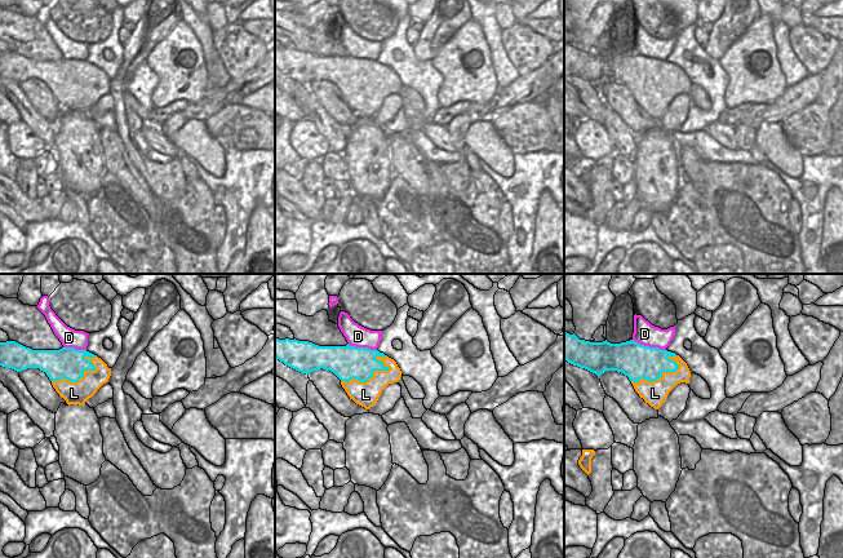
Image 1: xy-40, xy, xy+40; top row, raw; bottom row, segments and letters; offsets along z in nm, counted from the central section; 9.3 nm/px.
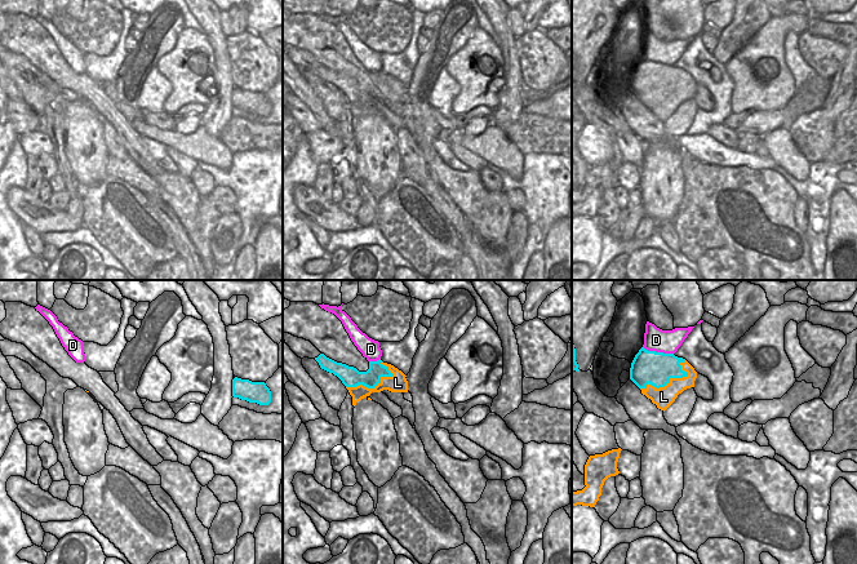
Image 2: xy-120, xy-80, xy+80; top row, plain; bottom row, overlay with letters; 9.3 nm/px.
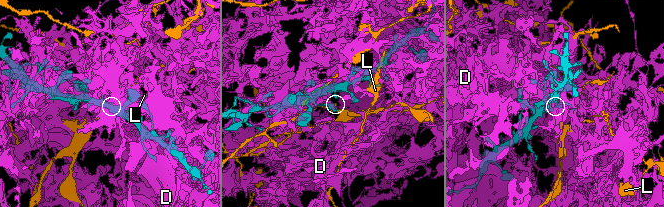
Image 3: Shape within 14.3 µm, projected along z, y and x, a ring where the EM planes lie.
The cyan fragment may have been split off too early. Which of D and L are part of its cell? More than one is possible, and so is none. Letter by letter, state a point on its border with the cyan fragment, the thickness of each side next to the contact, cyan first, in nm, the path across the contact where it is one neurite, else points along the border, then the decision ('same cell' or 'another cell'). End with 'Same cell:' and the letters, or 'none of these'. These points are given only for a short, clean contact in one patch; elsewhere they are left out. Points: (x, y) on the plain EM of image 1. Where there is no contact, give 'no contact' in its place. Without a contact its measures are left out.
D: contact xy+40 (648, 57); calibres 320 and 220 nm; another cell
L: contact xy (376, 80); calibres 300 and 240 nm; another cell
Same cell: none of these

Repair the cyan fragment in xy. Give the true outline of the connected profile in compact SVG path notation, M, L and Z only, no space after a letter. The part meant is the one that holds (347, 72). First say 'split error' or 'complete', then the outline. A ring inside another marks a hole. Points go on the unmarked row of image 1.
complete; M275 48L275 68L283 72L285 76L301 83L310 85L312 81L320 79L333 83L341 92L350 93L355 89L360 93L367 93L373 88L374 81L389 81L389 78L383 76L383 72L377 71L377 67L387 67L378 61L371 61L368 58L350 57L319 57L309 52L298 50L279 50Z

